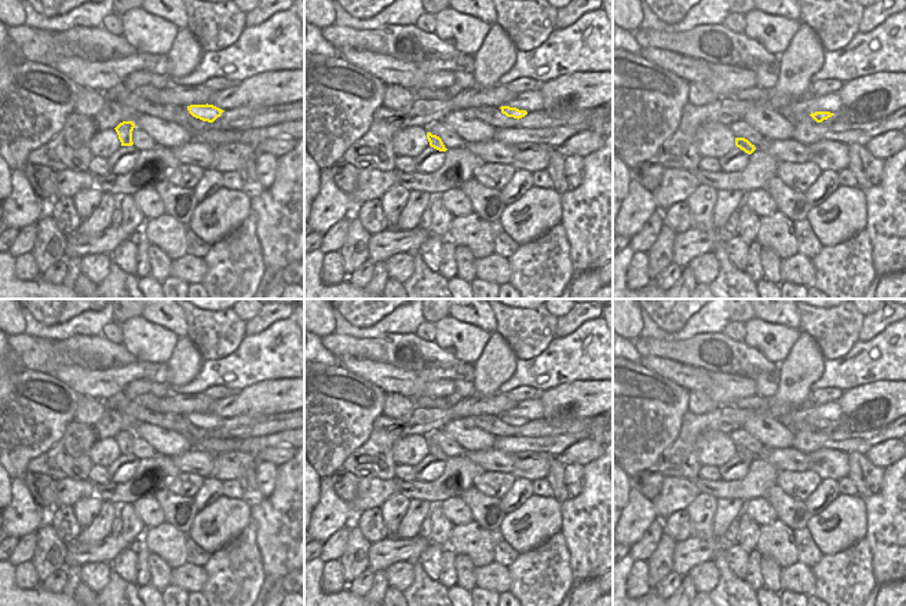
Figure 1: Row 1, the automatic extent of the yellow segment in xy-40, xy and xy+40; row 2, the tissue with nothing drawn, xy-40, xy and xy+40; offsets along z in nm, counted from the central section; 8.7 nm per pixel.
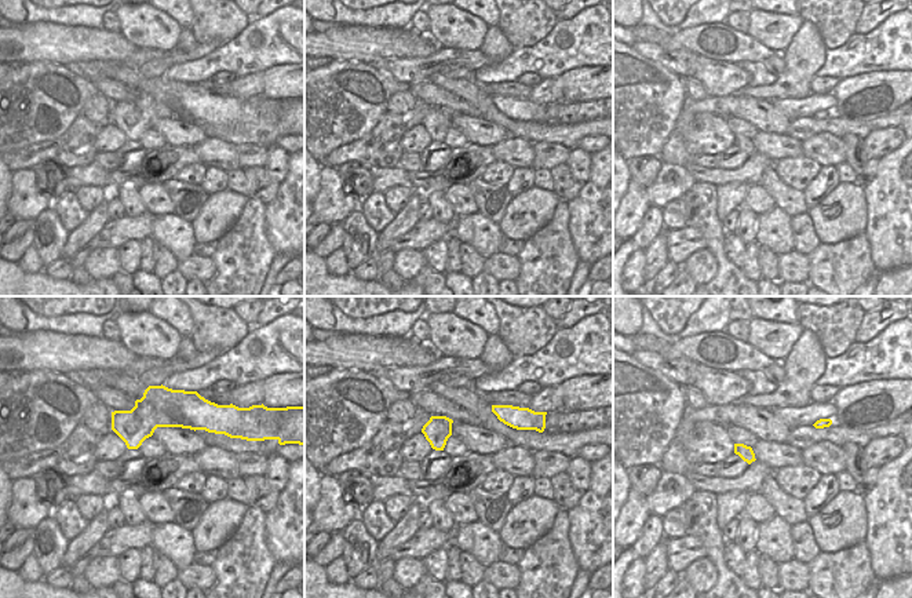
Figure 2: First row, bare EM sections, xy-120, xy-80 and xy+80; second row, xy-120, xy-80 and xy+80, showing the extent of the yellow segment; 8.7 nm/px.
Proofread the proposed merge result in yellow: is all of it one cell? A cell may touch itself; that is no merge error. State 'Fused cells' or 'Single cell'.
Single cell.

